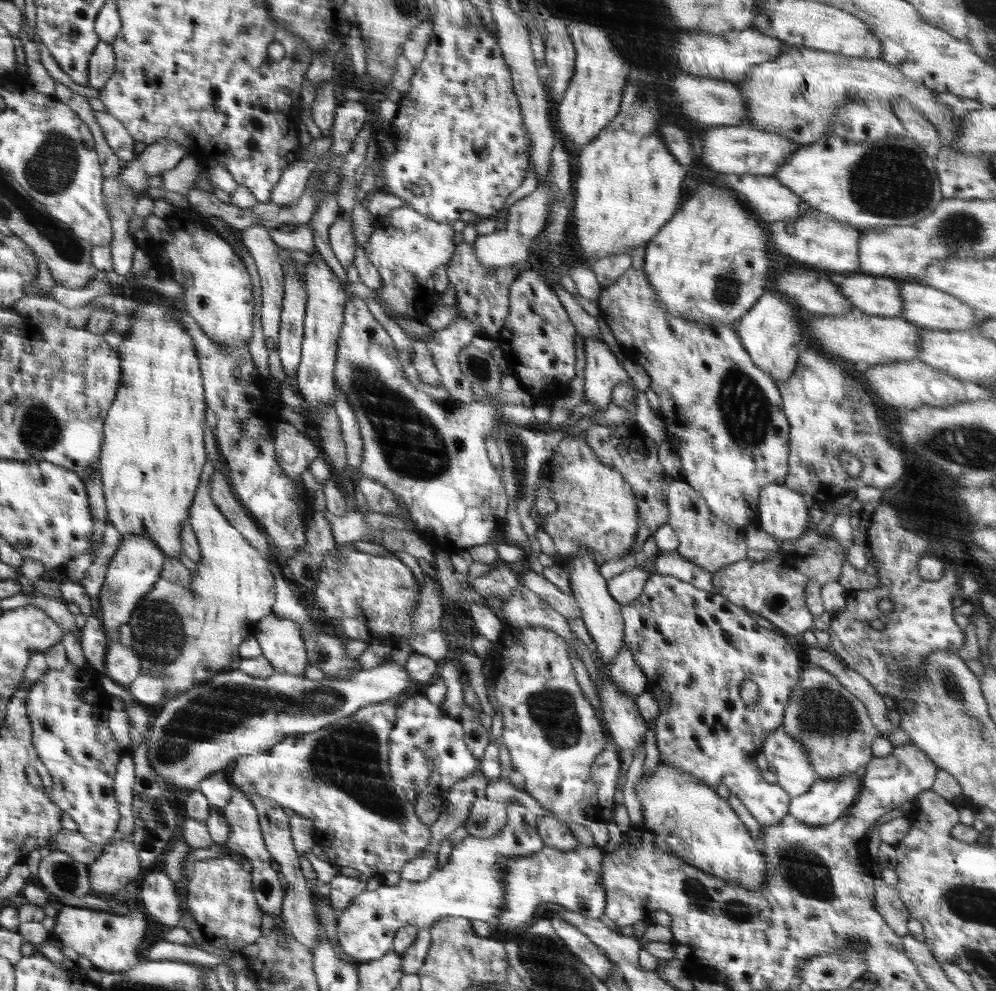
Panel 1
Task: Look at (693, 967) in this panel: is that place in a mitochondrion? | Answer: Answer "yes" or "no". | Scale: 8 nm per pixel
no

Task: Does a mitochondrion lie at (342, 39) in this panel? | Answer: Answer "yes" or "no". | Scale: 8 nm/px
no

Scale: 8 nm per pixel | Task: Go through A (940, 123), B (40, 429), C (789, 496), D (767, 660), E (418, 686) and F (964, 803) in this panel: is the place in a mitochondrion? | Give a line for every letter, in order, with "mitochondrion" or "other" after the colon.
A: other
B: mitochondrion
C: other
D: other
E: other
F: other

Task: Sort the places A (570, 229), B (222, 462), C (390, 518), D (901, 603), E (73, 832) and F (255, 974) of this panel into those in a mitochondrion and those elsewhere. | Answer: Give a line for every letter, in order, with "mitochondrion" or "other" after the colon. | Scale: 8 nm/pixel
A: other
B: other
C: other
D: other
E: other
F: other

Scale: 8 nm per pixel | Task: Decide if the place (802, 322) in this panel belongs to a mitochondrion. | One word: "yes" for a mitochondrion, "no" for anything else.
no

